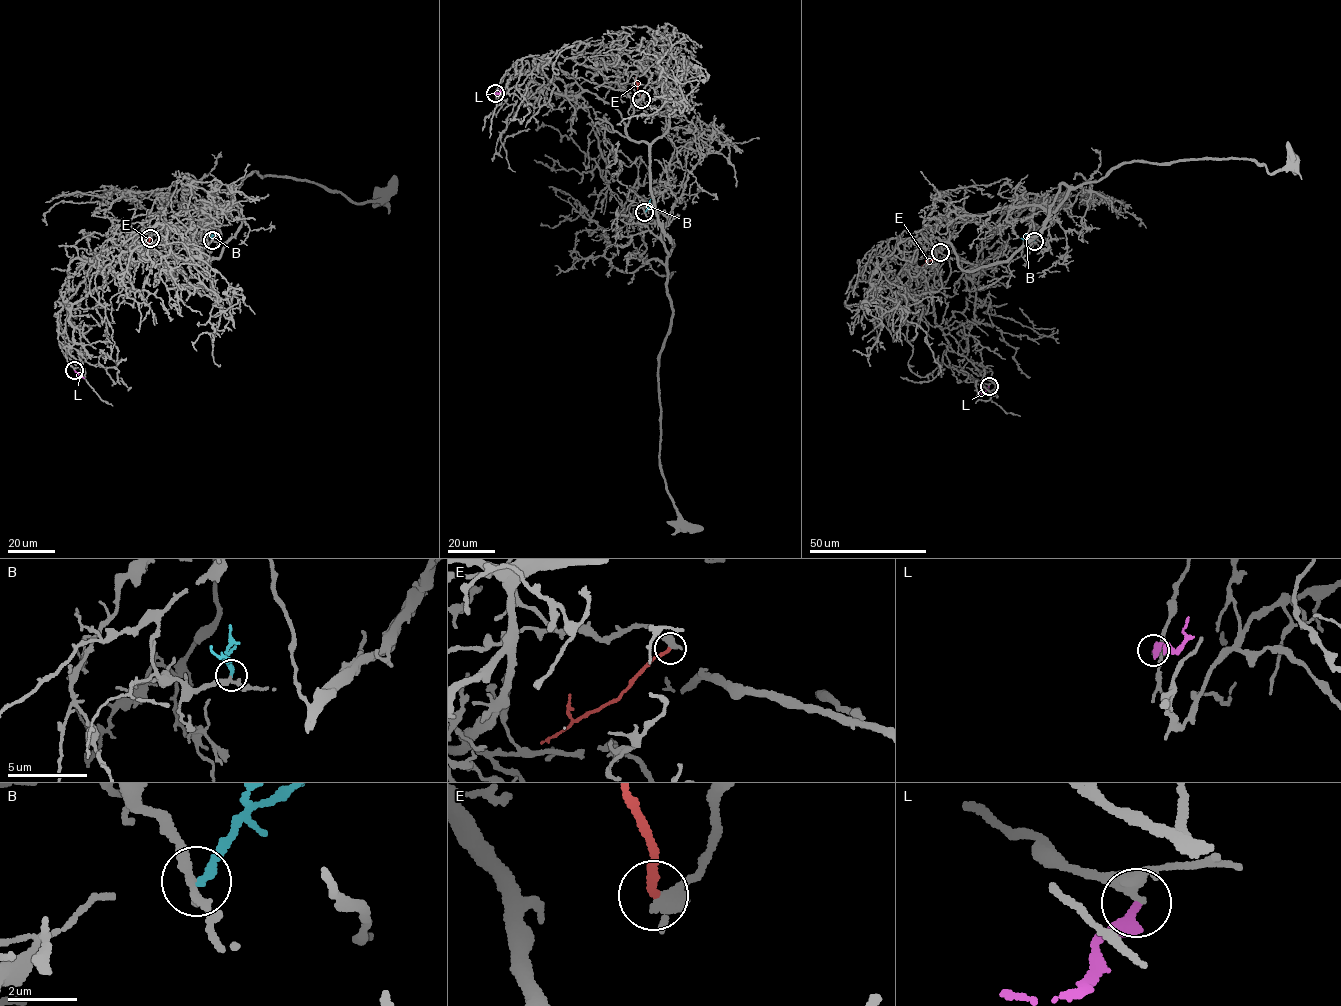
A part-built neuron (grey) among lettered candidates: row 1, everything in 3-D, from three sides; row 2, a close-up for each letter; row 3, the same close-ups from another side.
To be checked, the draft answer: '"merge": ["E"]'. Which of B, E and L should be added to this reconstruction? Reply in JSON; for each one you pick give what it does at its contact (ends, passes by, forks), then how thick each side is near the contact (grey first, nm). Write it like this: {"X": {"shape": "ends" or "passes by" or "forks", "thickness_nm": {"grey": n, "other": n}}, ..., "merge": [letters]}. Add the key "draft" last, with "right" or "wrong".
{"merge": [], "draft": "wrong"}

